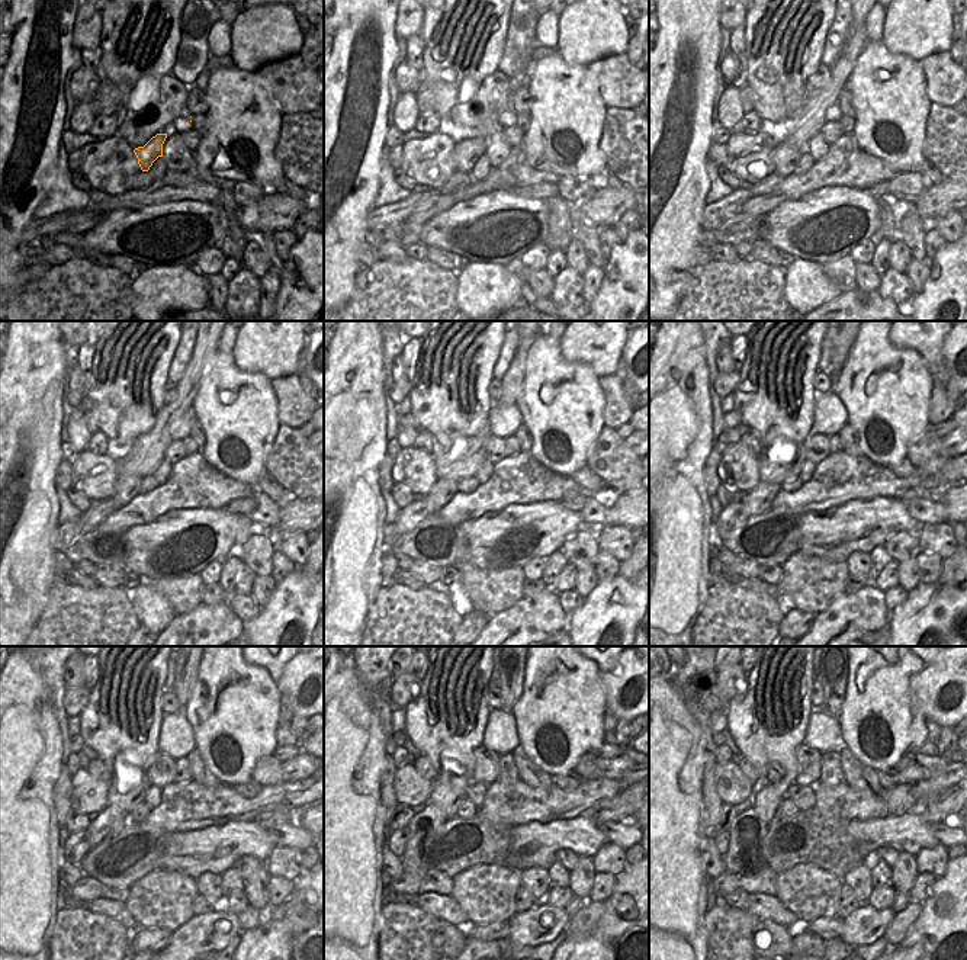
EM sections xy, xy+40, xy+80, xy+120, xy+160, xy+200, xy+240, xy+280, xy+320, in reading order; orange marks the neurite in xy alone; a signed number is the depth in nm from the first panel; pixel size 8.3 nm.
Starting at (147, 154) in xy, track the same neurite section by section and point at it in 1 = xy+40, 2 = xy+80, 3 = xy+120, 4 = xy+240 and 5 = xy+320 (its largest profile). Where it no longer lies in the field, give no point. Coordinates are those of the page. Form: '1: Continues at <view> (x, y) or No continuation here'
1: Continues at xy+40 (466, 153)
2: Continues at xy+80 (784, 157)
3: Continues at xy+120 (127, 487)
4: Continues at xy+240 (109, 822)
5: Continues at xy+320 (745, 867)

